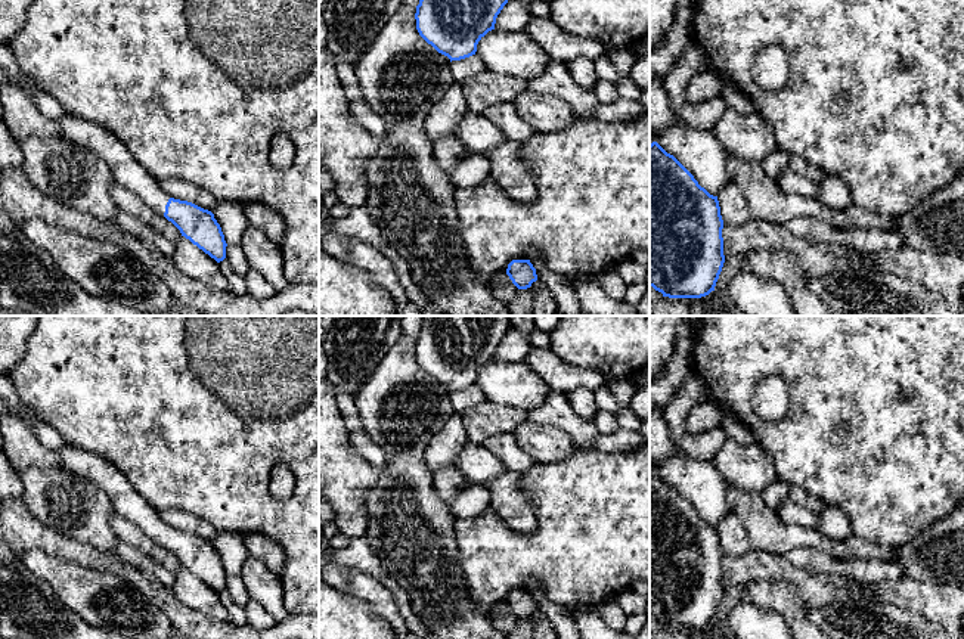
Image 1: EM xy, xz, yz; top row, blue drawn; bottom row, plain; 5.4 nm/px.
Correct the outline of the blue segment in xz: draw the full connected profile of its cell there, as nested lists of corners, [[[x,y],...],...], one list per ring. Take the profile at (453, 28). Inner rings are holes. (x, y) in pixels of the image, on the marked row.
[[[419,0],[416,30],[438,53],[452,61],[475,55],[478,41],[495,30],[508,0]]]

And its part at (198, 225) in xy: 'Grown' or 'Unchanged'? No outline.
Grown

